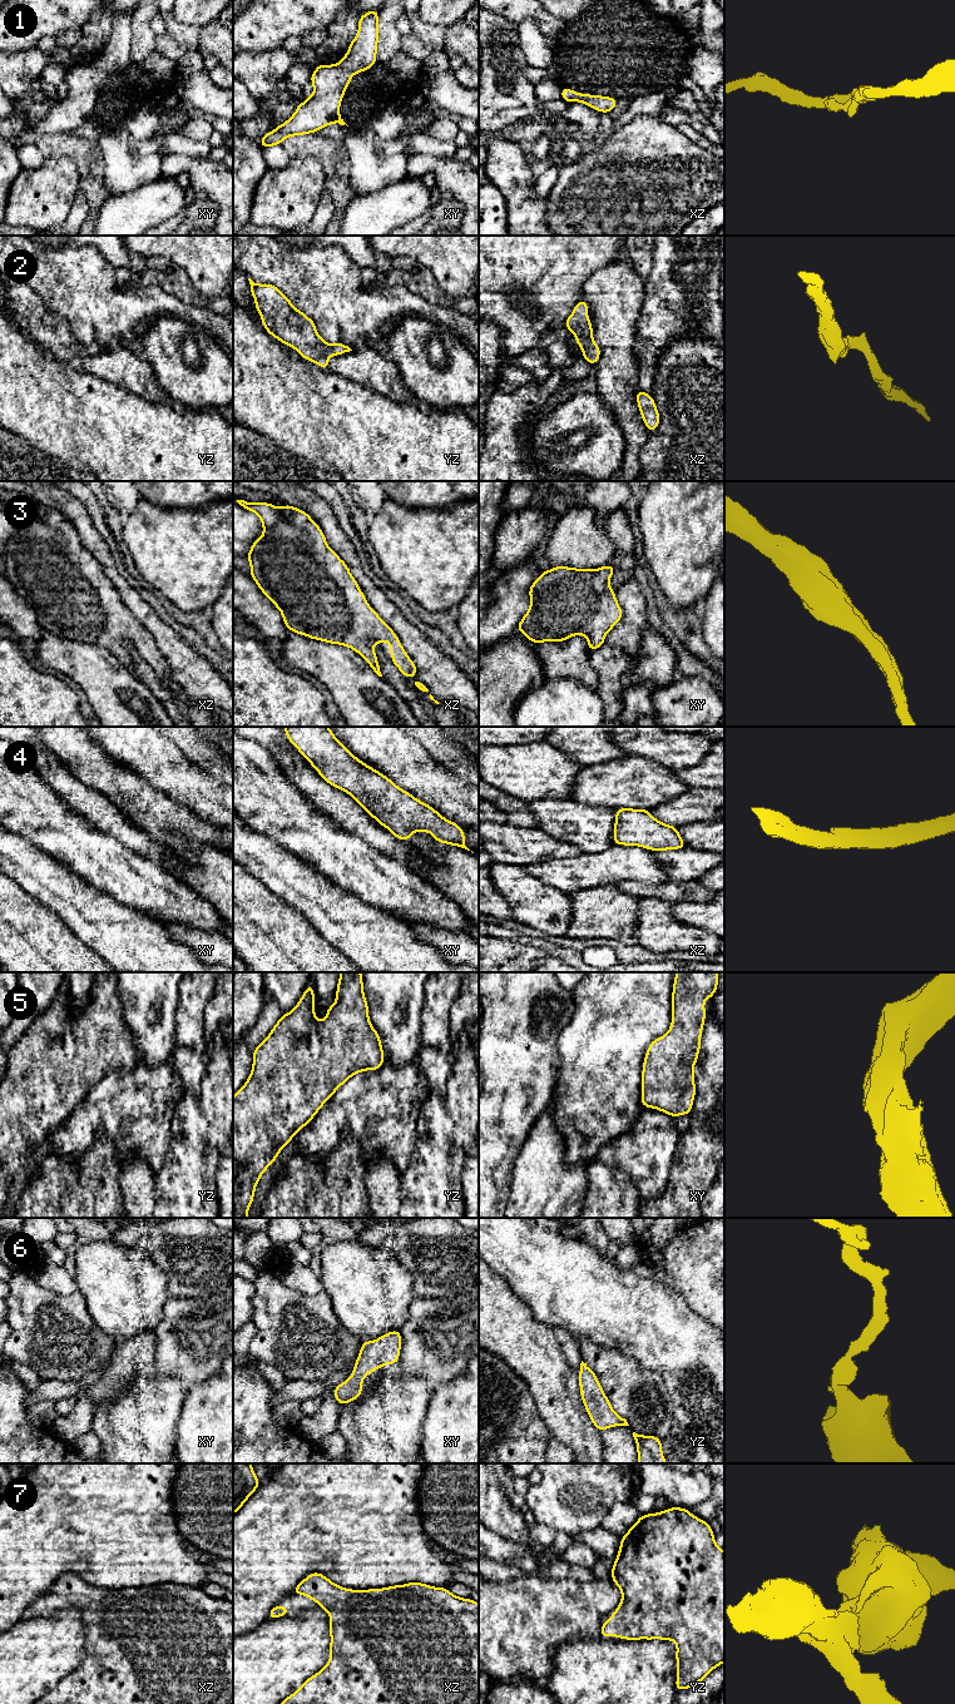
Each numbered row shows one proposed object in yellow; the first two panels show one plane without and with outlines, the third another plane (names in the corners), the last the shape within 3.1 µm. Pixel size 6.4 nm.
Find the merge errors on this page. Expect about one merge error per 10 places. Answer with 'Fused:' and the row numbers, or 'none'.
Fused: none

